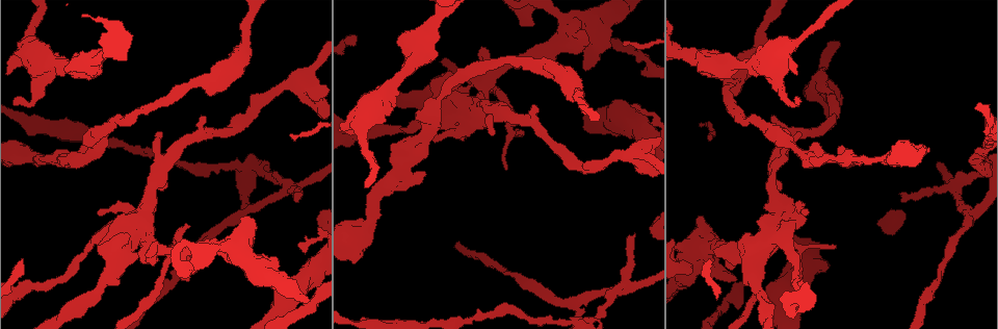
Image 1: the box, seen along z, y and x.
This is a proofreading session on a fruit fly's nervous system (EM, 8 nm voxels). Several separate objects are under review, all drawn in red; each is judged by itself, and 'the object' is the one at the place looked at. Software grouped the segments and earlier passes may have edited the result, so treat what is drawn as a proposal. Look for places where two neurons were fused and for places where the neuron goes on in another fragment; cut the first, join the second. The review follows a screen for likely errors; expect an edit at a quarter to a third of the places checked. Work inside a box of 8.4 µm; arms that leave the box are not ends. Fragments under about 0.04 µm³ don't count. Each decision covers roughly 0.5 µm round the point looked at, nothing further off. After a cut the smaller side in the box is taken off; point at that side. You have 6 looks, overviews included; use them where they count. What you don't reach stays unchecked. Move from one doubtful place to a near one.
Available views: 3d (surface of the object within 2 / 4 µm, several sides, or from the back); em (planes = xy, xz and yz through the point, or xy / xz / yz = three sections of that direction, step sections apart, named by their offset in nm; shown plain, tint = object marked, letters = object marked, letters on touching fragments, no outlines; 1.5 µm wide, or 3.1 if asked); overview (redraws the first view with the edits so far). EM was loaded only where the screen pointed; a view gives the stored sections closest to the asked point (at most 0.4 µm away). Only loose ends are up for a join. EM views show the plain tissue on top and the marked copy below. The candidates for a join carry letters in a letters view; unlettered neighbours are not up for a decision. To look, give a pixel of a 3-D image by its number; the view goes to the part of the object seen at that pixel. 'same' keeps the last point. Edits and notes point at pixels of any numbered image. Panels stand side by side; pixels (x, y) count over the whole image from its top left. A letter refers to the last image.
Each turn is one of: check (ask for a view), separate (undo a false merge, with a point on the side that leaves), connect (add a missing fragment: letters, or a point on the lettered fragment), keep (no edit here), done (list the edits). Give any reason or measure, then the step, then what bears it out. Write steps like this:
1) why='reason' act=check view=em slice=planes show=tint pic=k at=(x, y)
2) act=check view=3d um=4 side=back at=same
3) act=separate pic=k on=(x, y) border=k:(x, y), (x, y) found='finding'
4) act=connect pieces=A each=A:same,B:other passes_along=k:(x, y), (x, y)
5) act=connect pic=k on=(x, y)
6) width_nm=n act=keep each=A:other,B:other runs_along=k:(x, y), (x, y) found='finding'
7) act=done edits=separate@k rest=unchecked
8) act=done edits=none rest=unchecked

why='abrupt turn' act=check view=3d um=4 pic=1 at=(244, 214)

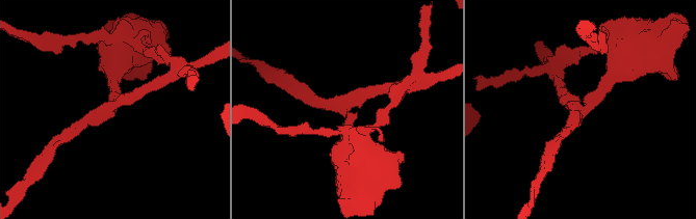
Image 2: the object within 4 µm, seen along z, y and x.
act=check view=em slice=planes show=letters pic=2 at=(579, 107)

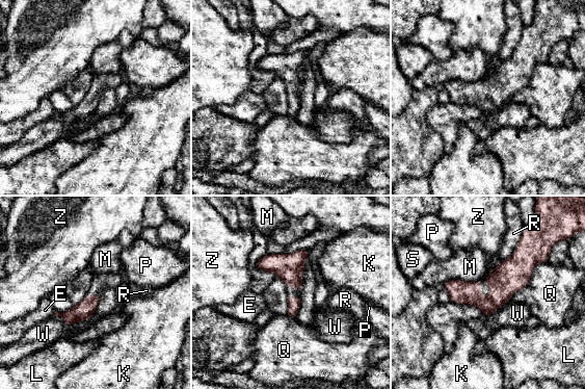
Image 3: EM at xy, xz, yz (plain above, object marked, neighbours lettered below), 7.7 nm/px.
act=keep each=E:other,K:other,L:other,M:other,P:other,Q:other,R:other,S:other,W:other,Z:other runs_along=3:(531, 263), (492, 300), (447, 286) found='all the same neuron'

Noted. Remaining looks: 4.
why='calibre changes' act=check view=em slice=xz step=8 show=letters pic=1 at=(47, 160)

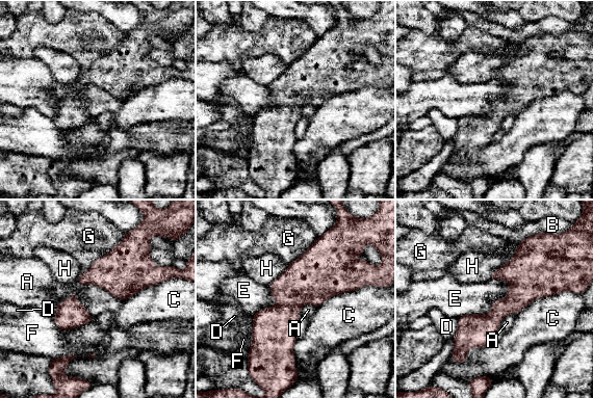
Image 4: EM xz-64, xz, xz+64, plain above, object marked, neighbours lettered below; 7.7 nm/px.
width_nm=70 act=keep each=A:other,B:other,C:other,D:other,E:other,F:other,G:other,H:other border=4:(511, 284), (490, 312), (457, 318) found='continuous, no second neuron'

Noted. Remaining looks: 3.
why='thick turns thin' act=check view=3d um=2 side=back pic=1 at=(803, 36)

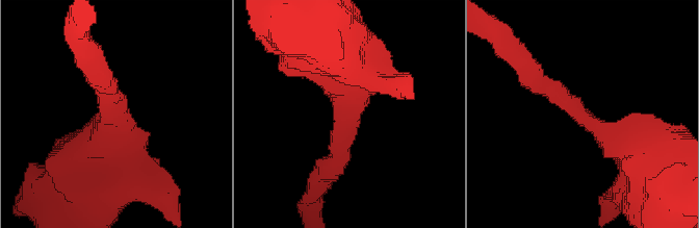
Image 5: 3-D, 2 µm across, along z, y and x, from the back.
arm_widths_nm=220,650 why='shape alone is not enough' act=check view=em slice=planes show=letters pic=5 at=(580, 112)

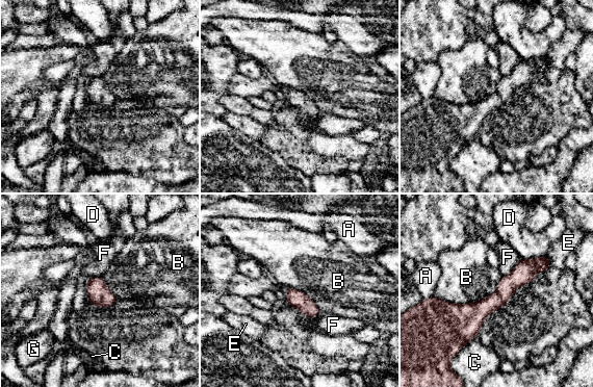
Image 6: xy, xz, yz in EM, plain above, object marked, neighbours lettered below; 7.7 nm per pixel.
act=keep each=A:other,B:other,C:other,D:other,E:other,F:other,G:other border=6:(503, 276), (474, 303), (434, 297) found='one neuron here'

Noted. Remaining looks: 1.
act=done edits=none rest=unchecked

